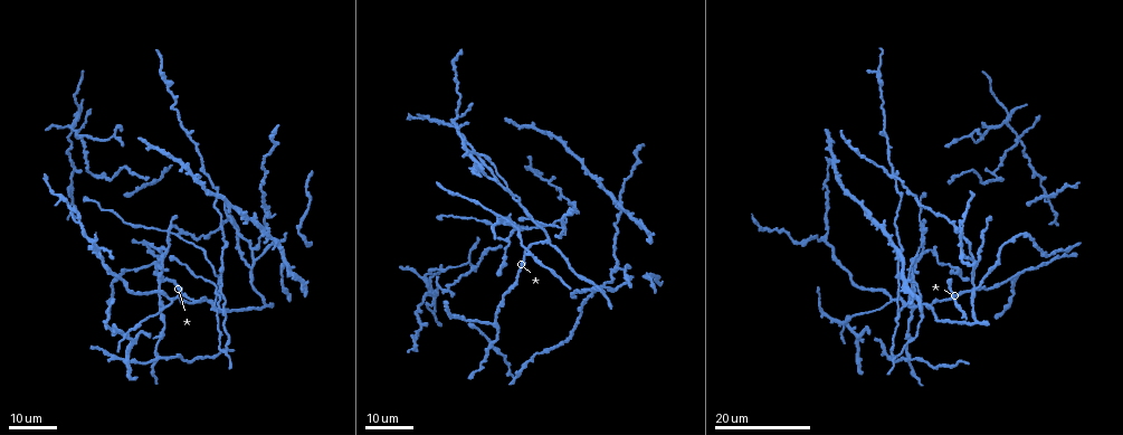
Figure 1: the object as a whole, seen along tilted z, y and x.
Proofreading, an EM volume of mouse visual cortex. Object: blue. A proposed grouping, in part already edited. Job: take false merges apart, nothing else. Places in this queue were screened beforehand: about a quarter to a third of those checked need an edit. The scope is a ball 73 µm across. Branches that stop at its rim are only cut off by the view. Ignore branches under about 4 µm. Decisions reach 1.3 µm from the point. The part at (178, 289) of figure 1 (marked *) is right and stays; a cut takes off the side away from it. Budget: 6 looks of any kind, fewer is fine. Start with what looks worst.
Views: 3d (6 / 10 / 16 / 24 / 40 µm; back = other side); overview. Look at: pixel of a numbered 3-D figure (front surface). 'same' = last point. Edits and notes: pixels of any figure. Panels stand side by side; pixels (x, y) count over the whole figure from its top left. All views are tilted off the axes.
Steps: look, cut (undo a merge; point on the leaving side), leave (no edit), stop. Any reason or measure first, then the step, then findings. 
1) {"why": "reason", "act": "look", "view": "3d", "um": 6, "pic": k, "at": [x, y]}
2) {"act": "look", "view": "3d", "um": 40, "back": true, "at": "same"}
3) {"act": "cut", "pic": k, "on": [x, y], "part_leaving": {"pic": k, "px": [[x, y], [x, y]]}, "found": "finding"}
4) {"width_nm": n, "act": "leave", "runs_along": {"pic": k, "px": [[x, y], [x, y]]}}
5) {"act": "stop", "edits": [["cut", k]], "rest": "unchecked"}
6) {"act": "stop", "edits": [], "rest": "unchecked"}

{"why": "three-way junction", "act": "look", "view": "3d", "um": 24, "pic": 1, "at": [1007, 119]}

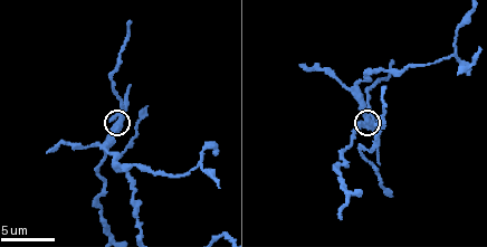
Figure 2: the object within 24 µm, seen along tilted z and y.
{"why": "closer look", "act": "look", "view": "3d", "um": 10, "pic": 2, "at": [366, 117]}

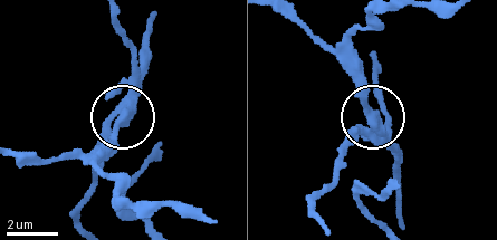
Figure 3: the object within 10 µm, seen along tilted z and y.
{"arms": 3, "act": "cut", "pic": 3, "on": [106, 122], "part_leaving": {"pic": 3, "px": [[384, 138], [355, 135], [343, 147], [317, 218]]}, "found": "two cells meet here"}

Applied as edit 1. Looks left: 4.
{"why": "looks like a crossing", "act": "look", "view": "3d", "um": 16, "pic": 1, "at": [479, 168]}

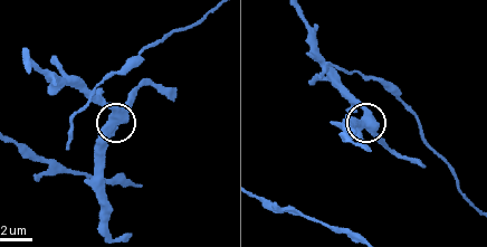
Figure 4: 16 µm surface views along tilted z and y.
{"act": "look", "view": "3d", "um": 6, "pic": 4, "at": [368, 125]}

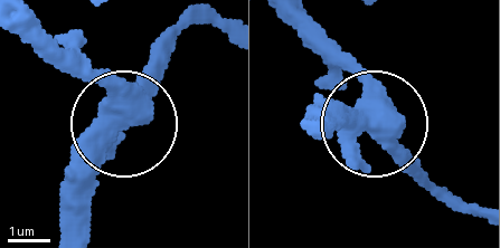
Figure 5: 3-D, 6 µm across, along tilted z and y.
{"act": "look", "view": "3d", "um": 6, "back": true, "pic": 5, "at": [123, 121]}

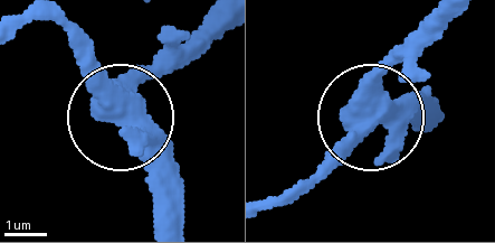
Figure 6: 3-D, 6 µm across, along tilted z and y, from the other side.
{"side_arm_um": 5, "act": "leave", "found": "all the same cell"}

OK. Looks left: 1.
{"act": "stop", "edits": [["cut", 3]], "rest": "unchecked"}

